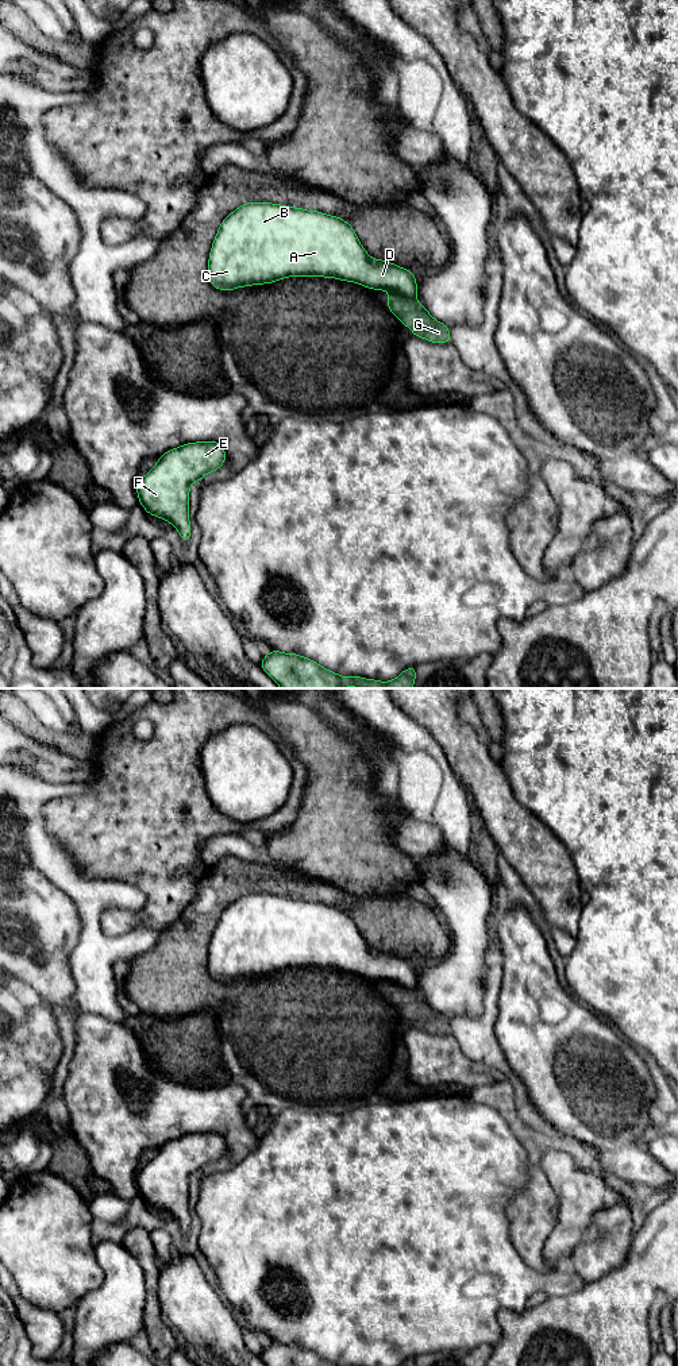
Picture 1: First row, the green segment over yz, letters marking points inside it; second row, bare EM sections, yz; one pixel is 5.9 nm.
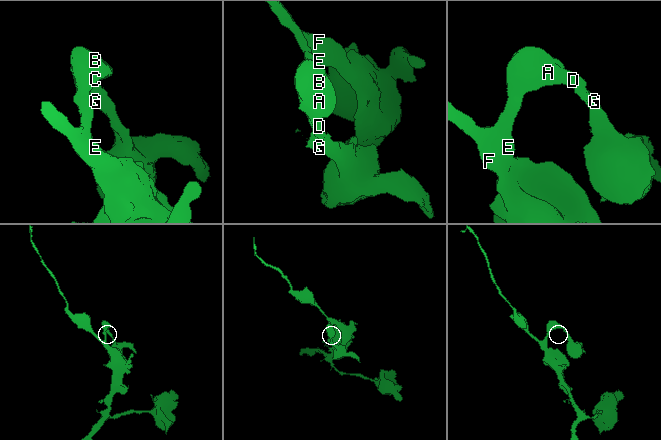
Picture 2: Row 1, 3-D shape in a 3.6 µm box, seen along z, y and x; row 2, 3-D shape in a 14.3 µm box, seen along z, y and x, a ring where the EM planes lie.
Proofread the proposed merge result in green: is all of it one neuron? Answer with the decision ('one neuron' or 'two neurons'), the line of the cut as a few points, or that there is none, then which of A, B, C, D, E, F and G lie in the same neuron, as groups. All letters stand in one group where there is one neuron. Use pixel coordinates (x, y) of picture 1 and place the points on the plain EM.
two neurons; cut yz (395, 983), (415, 990); groups A B C D E F / G

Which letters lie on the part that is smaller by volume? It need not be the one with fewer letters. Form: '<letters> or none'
G

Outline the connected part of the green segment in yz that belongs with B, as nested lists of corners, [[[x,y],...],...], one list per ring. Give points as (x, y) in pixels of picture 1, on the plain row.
[[[246,894],[221,912],[208,950],[213,979],[231,983],[288,968],[331,968],[417,988],[415,965],[373,950],[340,908],[271,894]]]

